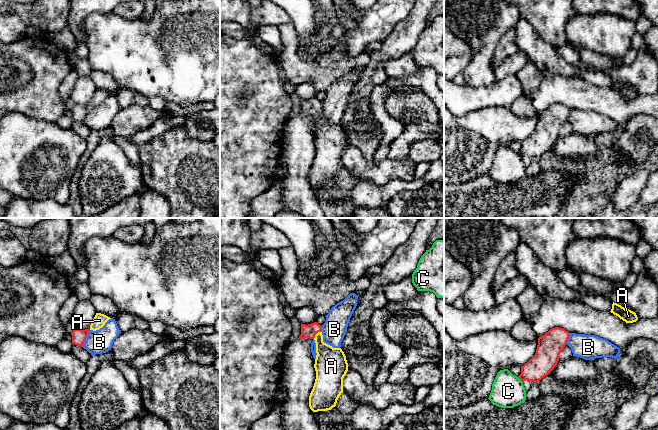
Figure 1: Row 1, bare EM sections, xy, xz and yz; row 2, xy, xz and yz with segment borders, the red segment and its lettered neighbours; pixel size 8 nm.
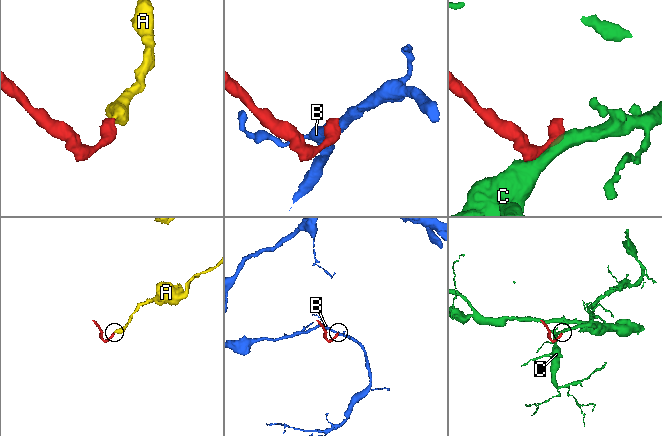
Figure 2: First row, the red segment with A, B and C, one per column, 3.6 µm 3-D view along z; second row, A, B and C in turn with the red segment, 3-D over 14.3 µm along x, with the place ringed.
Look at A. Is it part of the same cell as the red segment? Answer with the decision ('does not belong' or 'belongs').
belongs

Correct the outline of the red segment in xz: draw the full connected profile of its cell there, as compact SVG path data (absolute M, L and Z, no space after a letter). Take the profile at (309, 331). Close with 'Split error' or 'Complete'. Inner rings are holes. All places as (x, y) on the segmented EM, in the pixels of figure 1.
M317 322L301 324L298 339L314 339L316 379L309 396L309 407L313 412L331 410L343 393L343 378L348 371L346 356L341 348L333 348L323 342L322 326Z. Split error

